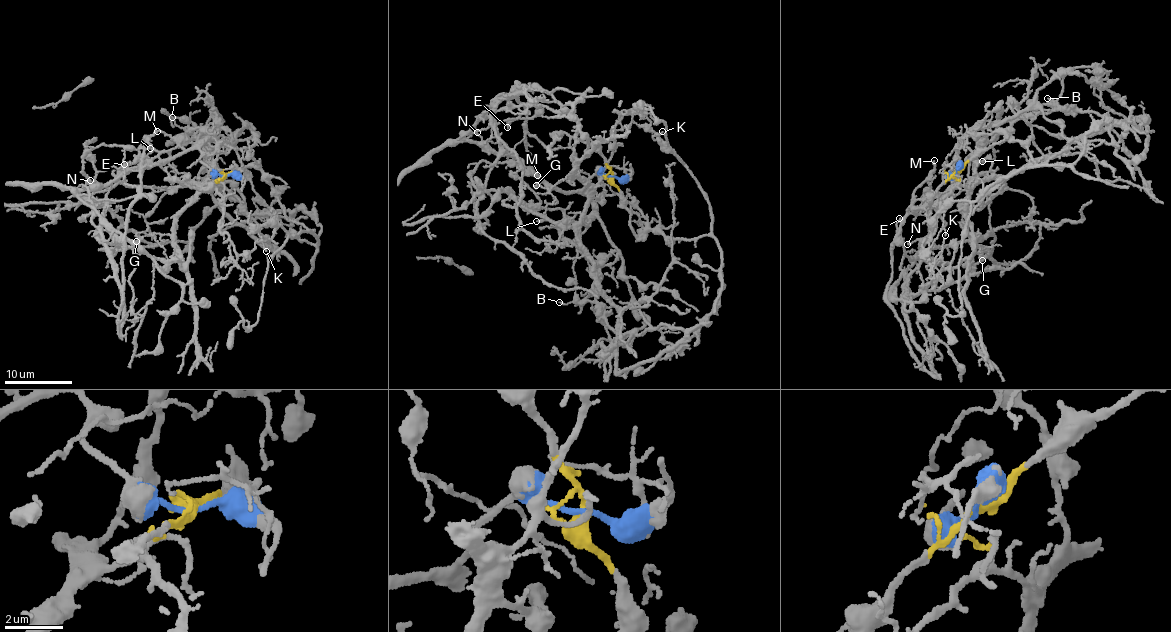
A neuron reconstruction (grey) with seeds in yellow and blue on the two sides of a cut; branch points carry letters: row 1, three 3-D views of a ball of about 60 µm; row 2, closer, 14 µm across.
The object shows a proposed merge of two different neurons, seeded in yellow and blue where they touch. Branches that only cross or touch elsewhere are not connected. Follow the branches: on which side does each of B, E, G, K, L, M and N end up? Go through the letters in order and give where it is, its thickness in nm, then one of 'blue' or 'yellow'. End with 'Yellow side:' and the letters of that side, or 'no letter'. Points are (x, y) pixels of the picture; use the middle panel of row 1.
B: (559, 302) | 110 nm | blue
E: (507, 127) | 140 nm | blue
G: (536, 185) | 140 nm | yellow
K: (662, 131) | 110 nm | yellow
L: (536, 221) | 220 nm | yellow
M: (537, 175) | 240 nm | blue
N: (477, 132) | 140 nm | blue
Yellow side: G, K, L

